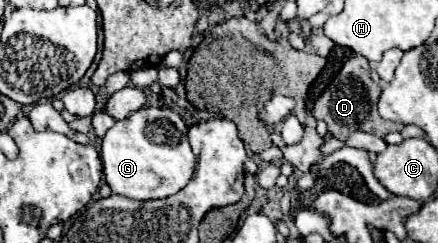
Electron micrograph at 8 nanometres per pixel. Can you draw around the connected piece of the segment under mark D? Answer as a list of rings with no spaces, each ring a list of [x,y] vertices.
[[[362,55],[350,57],[340,73],[330,81],[326,91],[320,95],[320,99],[314,103],[312,115],[316,119],[322,119],[328,125],[328,133],[334,139],[346,141],[346,137],[354,131],[368,131],[378,137],[386,137],[390,131],[402,131],[402,123],[386,121],[378,115],[378,97],[380,97],[380,85],[372,81],[370,77],[370,65]]]

